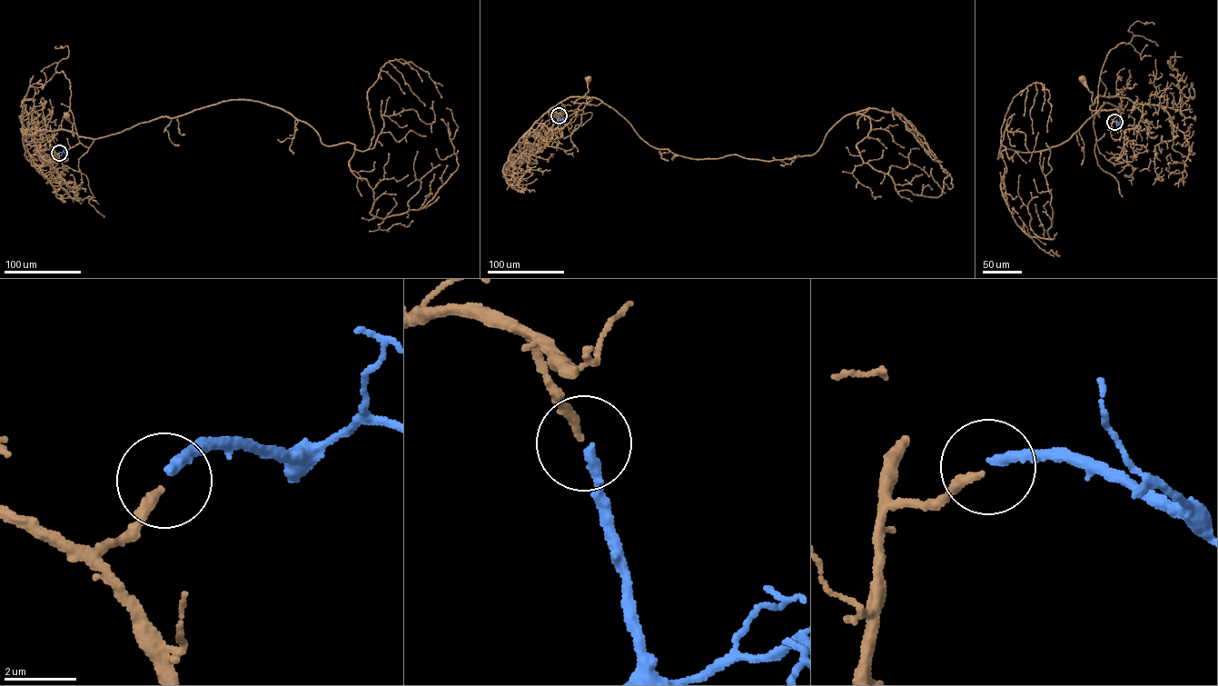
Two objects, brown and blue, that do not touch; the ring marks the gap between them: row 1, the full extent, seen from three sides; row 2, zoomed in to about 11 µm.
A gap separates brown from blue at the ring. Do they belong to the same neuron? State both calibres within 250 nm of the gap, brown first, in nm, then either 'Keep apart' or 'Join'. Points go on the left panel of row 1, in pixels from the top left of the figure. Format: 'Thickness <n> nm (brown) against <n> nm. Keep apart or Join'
Thickness 240 nm (brown) against 280 nm. Join

